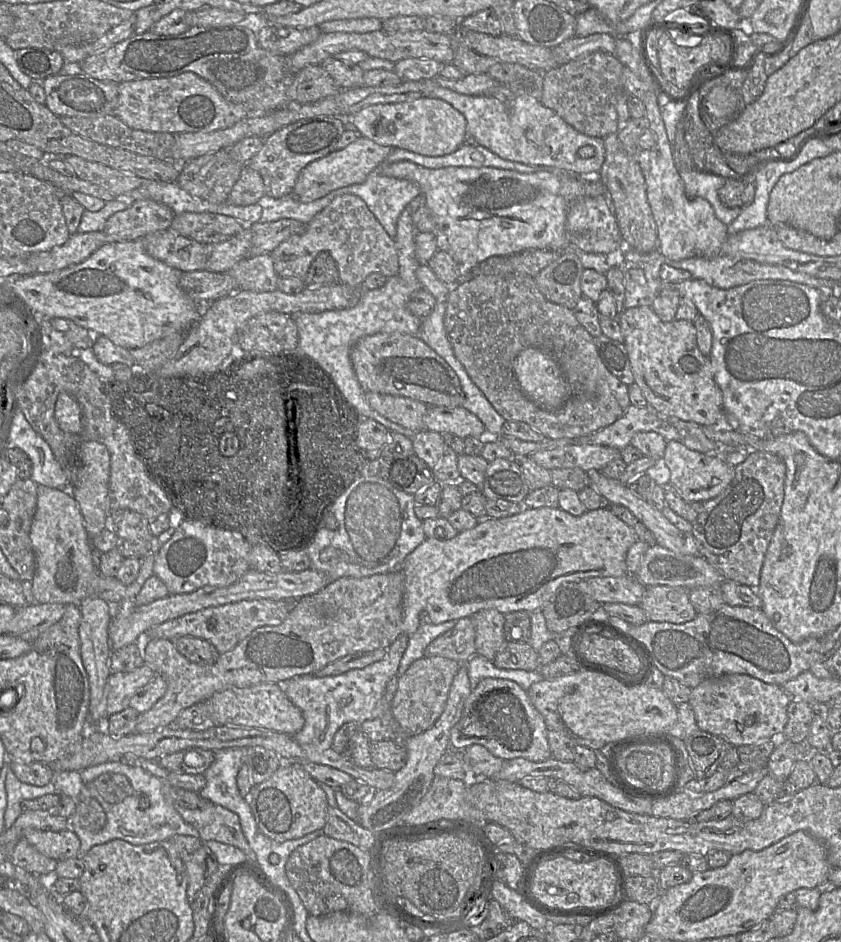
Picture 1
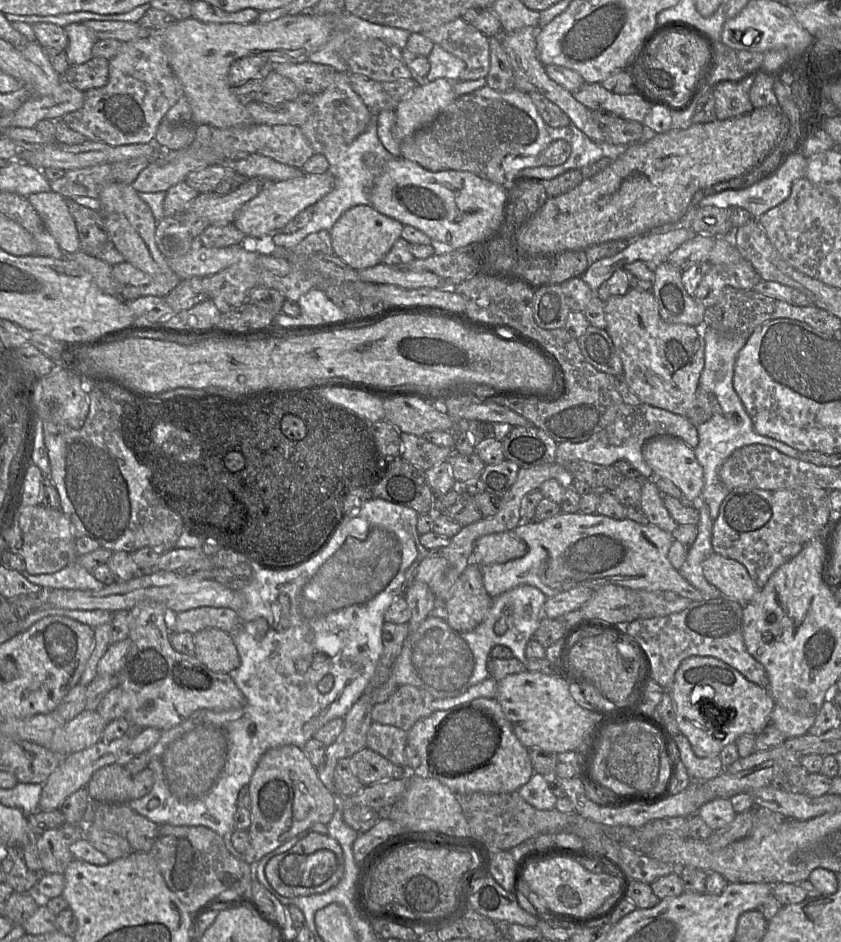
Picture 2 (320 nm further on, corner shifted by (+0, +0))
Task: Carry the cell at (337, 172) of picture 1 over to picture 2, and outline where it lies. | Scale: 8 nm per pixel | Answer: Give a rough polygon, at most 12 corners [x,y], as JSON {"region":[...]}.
{"region":[[334,176],[269,182],[233,224],[248,240],[281,231],[333,189]]}

